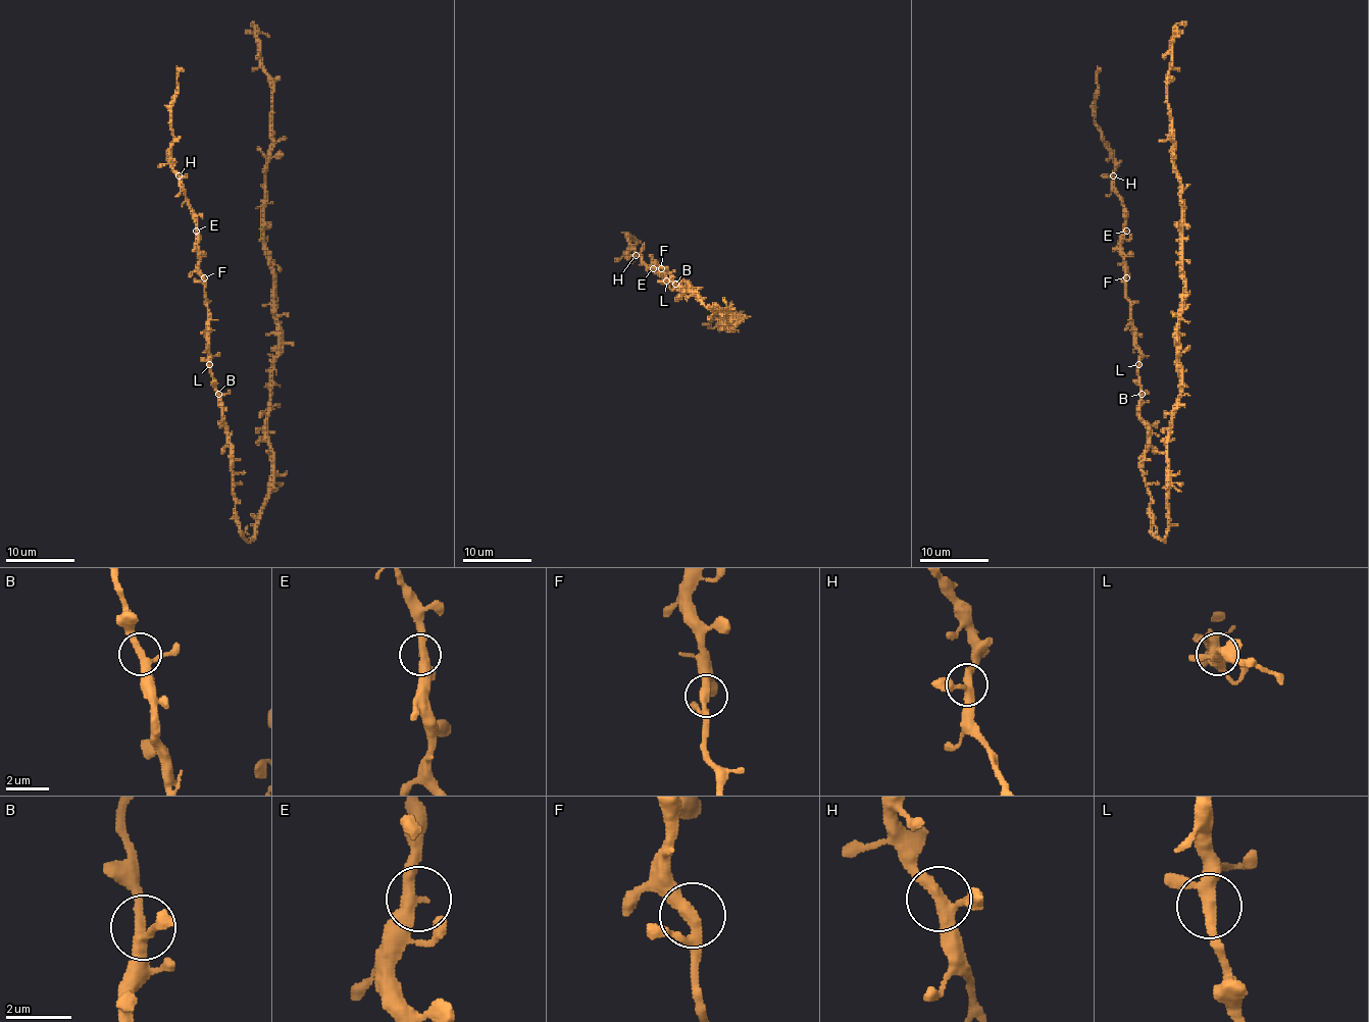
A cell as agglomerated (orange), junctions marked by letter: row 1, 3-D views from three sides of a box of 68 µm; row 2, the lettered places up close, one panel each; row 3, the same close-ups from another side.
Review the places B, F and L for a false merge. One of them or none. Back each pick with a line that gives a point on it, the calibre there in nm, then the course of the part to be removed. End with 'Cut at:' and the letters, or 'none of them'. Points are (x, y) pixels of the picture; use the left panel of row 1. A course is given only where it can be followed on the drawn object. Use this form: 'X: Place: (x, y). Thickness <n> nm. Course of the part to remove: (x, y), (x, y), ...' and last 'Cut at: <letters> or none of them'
Cut at: none of them

